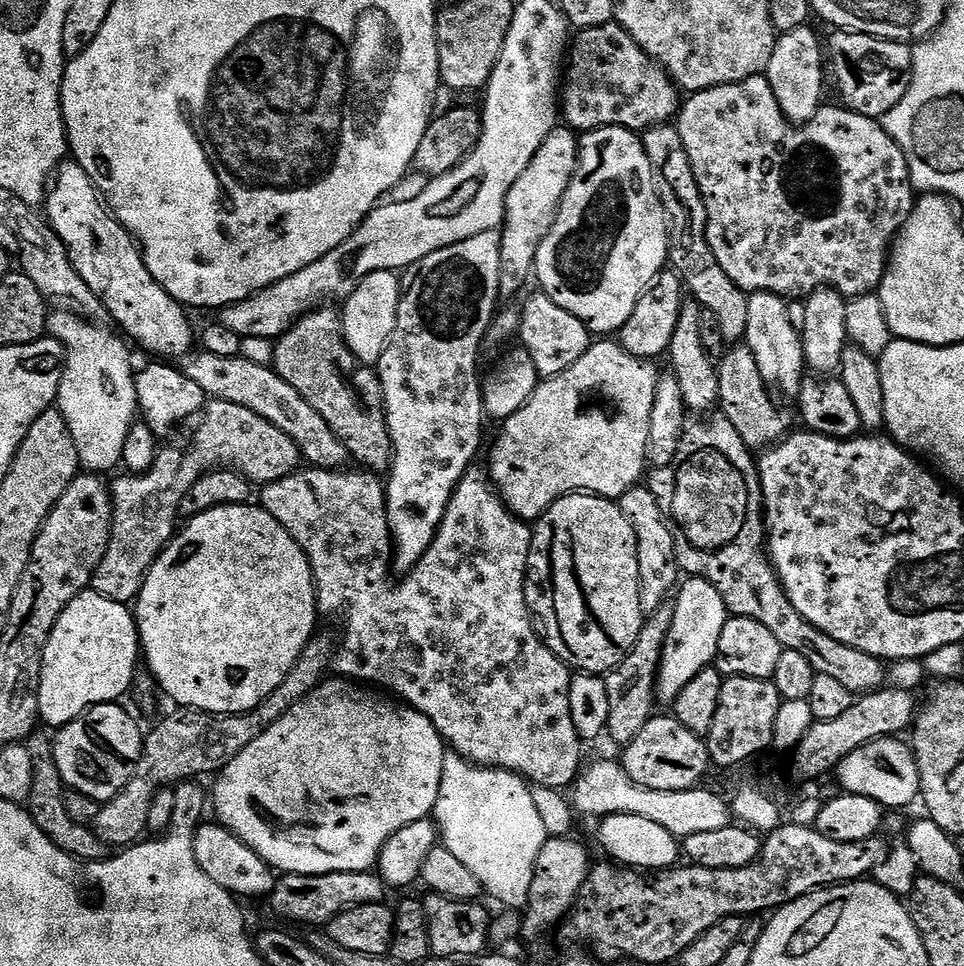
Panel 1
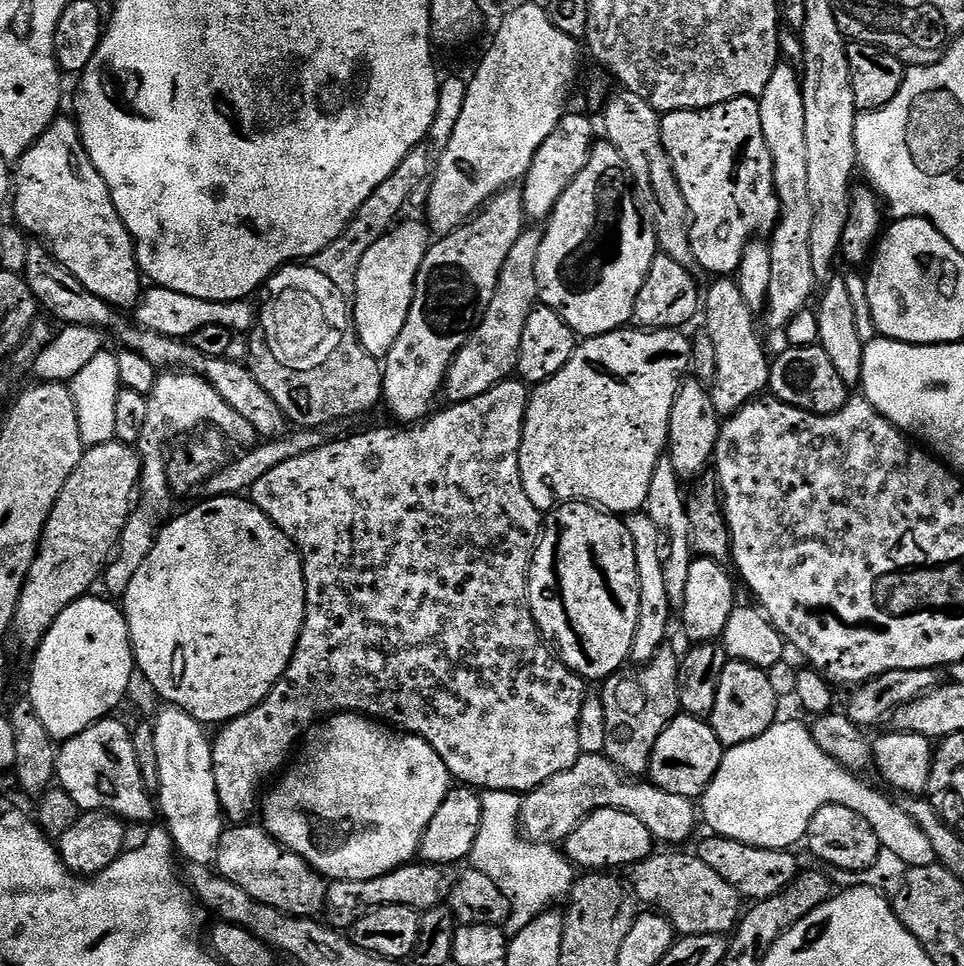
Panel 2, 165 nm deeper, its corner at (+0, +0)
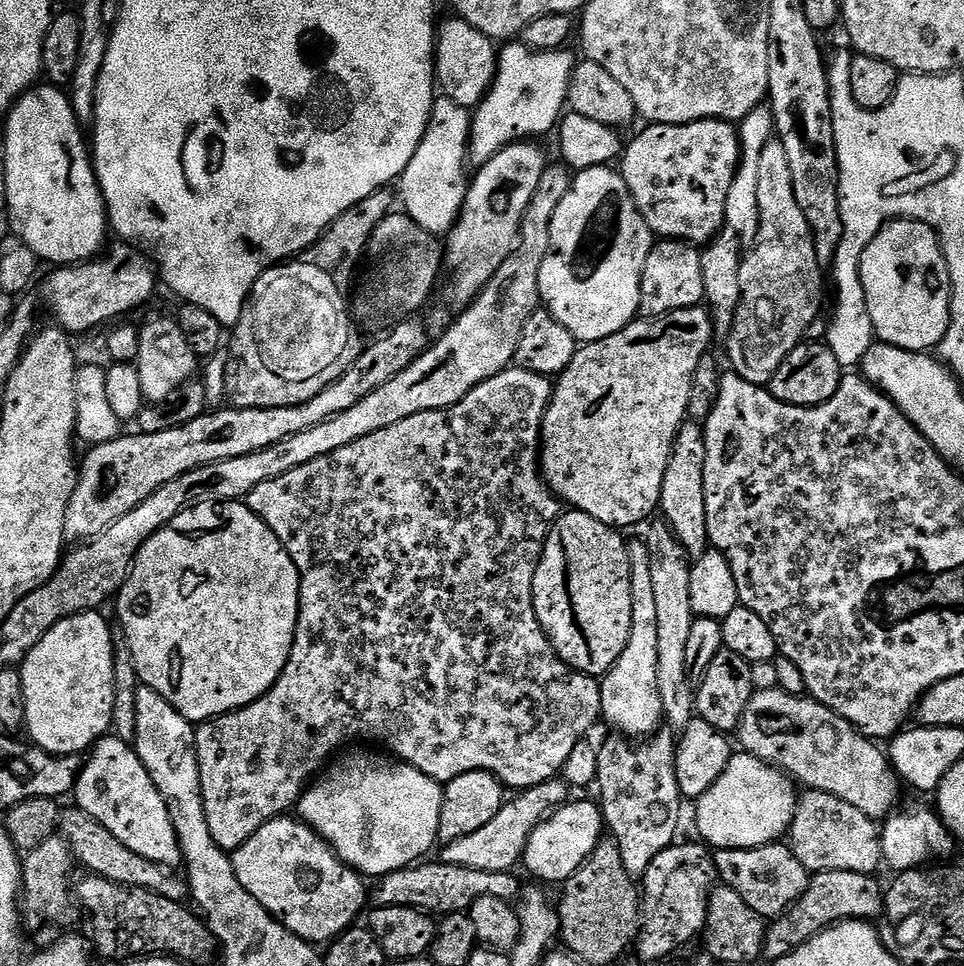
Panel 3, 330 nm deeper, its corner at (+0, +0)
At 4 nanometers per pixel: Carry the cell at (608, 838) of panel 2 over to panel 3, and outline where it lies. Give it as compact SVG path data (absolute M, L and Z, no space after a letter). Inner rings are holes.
M595 799L574 800L561 804L533 830L524 851L523 867L528 867L538 879L549 880L556 886L563 885L565 880L580 871L584 861L589 860L601 844L603 836L600 835L606 832L604 814L599 803Z

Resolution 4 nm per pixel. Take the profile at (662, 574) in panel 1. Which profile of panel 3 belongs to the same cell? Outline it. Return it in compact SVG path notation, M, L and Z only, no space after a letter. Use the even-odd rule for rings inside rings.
M643 539L628 544L630 558L630 642L618 662L600 680L600 714L613 733L624 738L647 738L664 720L662 694L658 694L658 614L650 583L648 545Z

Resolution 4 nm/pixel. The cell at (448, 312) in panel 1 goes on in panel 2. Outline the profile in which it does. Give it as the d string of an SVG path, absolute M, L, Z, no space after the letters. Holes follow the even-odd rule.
M513 186L492 197L467 224L441 235L422 258L406 326L402 326L398 342L390 346L382 360L382 400L401 425L421 423L437 407L436 395L441 395L450 362L467 342L486 306L490 306L502 274L502 262L506 262L506 254L510 254L524 231L522 194L519 187Z

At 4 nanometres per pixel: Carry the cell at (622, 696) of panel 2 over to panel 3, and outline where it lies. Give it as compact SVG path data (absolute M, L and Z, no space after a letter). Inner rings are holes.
M668 730L657 731L643 742L636 743L616 734L609 737L604 745L599 745L596 753L595 787L600 788L598 803L626 870L633 878L640 878L650 862L678 840L676 831L680 828L682 797L676 778L676 740Z

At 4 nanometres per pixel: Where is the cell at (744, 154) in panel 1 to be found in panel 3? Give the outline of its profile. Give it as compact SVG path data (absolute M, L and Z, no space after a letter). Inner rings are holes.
M699 120L689 124L648 124L632 141L630 139L627 141L622 153L622 159L618 164L618 171L634 198L636 209L644 215L644 220L648 224L653 237L666 240L683 240L685 244L703 246L723 229L720 227L725 227L726 200L730 194L730 186L736 177L736 171L740 168L740 157L740 133L735 123L726 120Z

